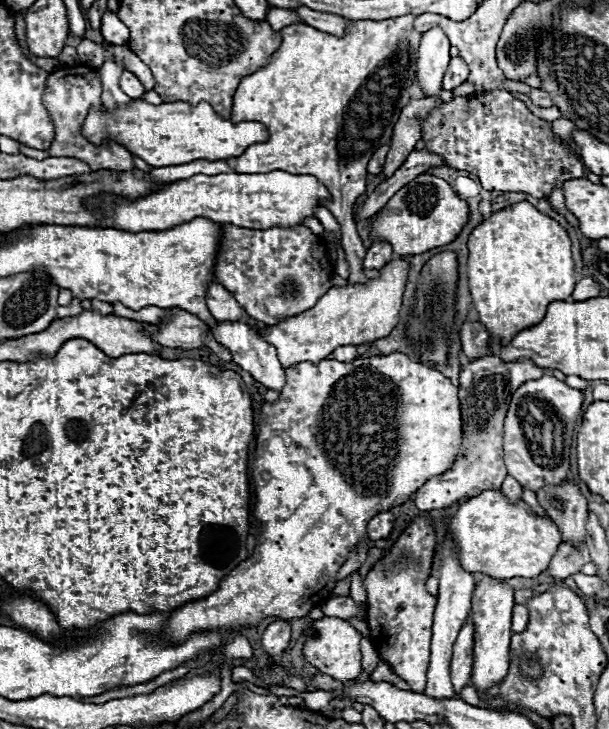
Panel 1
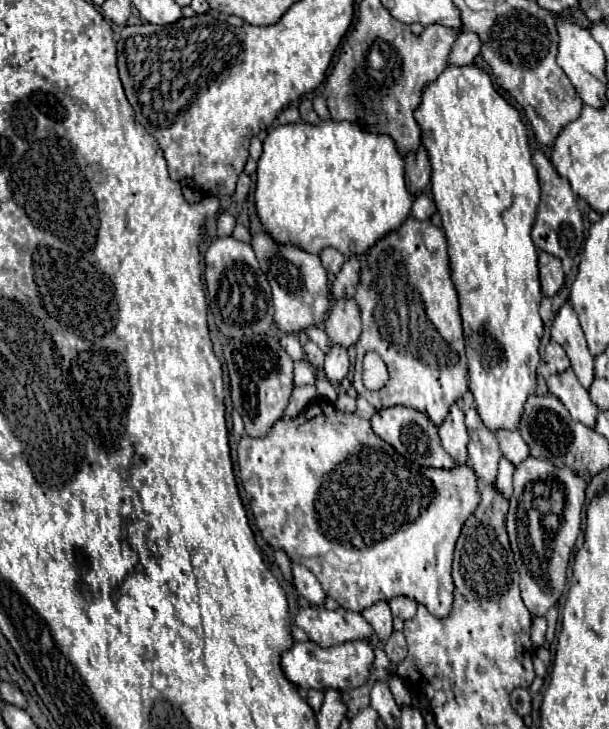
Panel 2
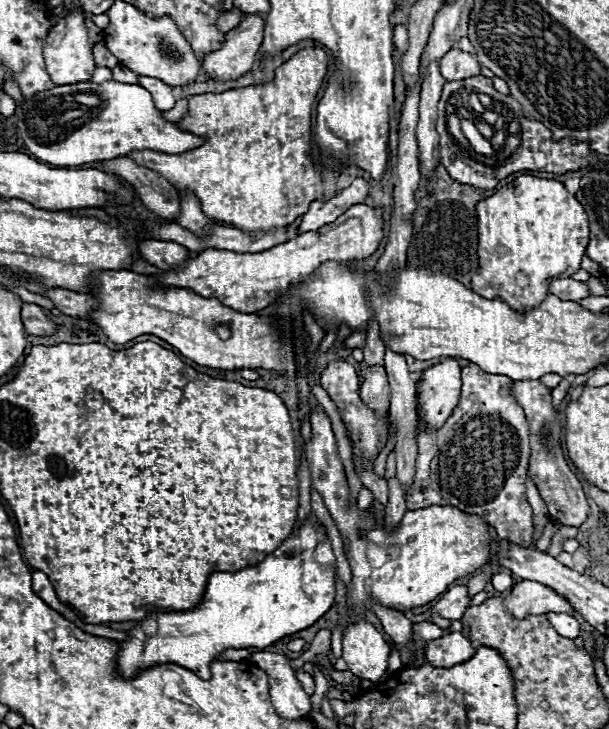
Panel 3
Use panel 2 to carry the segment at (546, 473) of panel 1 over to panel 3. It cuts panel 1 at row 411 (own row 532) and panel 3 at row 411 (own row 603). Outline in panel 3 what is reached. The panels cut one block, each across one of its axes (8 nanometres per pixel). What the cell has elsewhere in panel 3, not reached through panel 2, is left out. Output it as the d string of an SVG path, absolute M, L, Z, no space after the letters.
M516 380L512 392L518 404L524 408L526 420L530 424L530 464L528 464L528 478L536 484L542 500L548 504L548 516L564 526L580 528L586 518L590 516L590 506L582 484L578 482L576 474L570 470L564 452L560 448L560 420L558 412L552 408L552 390L546 388L540 380Z

